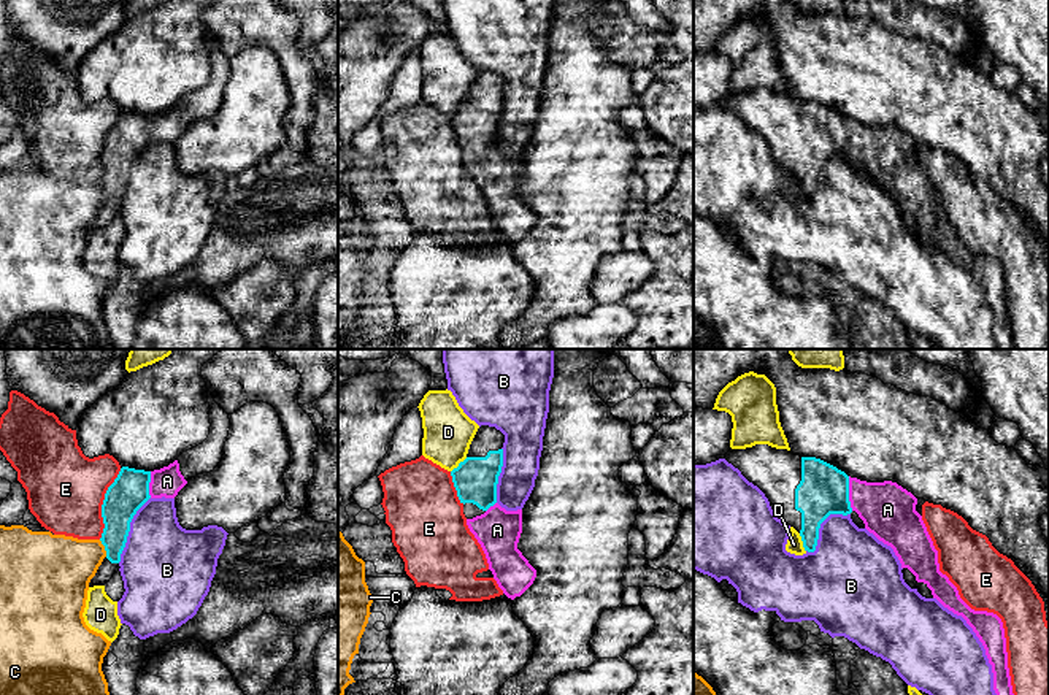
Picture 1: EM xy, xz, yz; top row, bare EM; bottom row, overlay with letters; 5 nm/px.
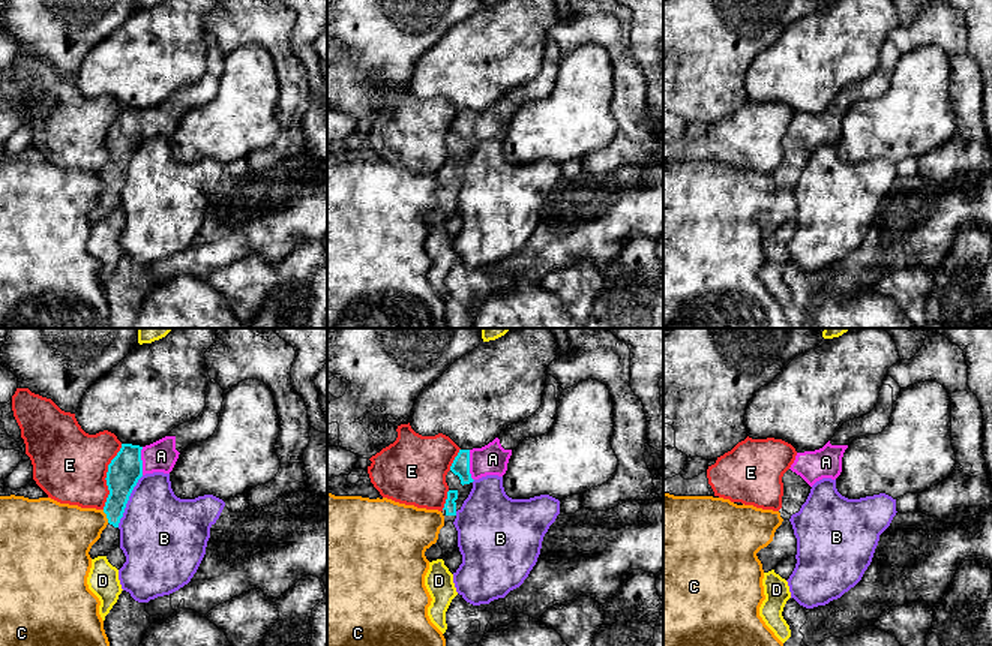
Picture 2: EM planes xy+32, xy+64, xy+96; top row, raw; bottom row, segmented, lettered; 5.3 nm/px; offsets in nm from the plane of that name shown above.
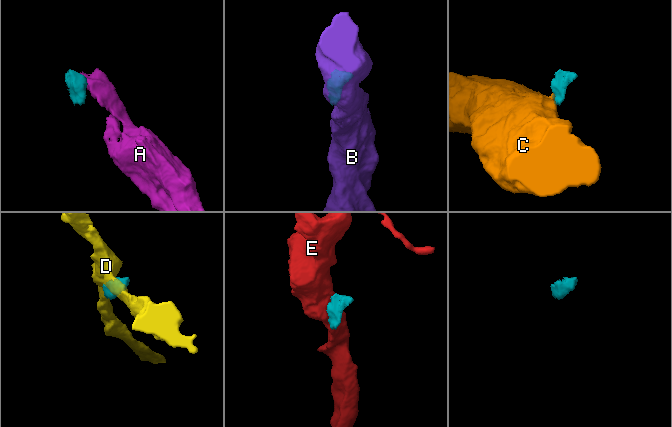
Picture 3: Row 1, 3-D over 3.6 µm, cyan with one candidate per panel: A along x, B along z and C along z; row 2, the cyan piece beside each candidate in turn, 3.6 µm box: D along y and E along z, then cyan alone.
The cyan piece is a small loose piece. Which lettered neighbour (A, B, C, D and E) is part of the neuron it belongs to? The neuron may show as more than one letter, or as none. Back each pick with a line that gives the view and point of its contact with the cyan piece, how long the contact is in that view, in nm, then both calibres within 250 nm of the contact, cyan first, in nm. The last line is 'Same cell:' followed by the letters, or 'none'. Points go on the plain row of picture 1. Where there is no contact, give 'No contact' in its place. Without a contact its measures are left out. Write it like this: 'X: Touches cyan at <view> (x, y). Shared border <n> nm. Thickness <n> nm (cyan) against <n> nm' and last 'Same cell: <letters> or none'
A: Touches cyan at yz (848, 138). Shared border 180 nm. Thickness 260 nm (cyan) against 280 nm
Same cell: A

